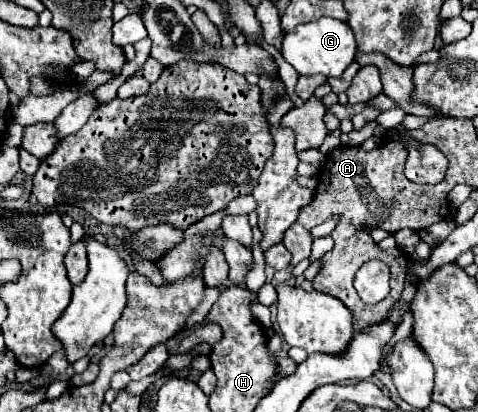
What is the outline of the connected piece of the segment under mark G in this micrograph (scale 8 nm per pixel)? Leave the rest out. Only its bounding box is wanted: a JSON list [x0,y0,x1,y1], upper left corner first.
[281,17,357,77]

